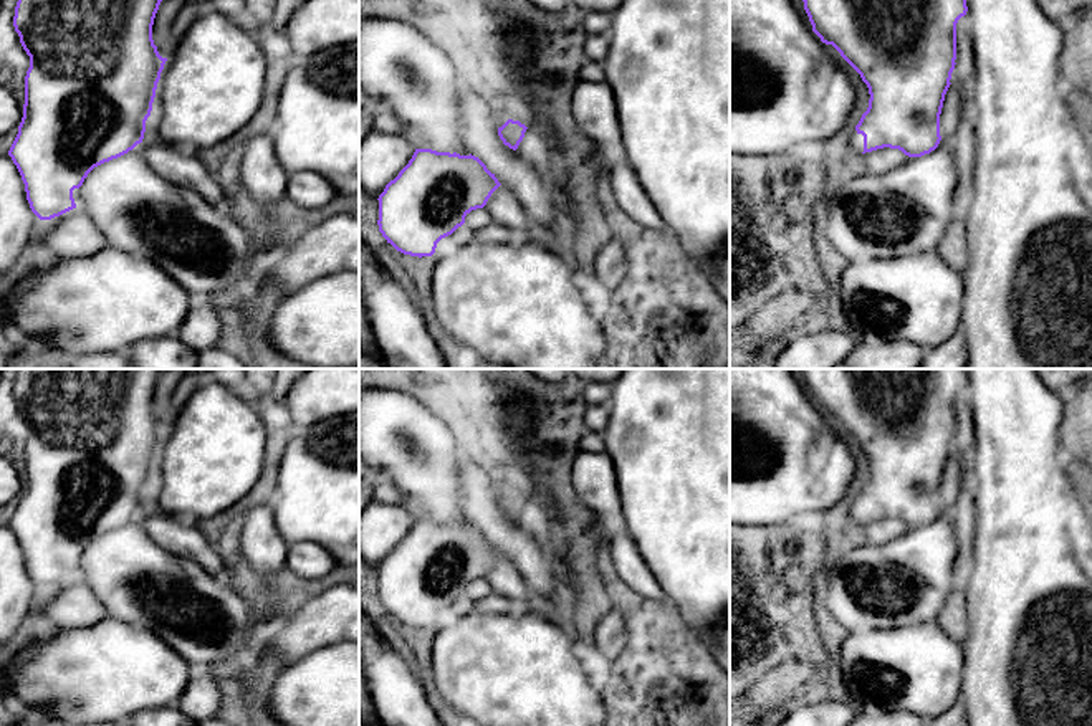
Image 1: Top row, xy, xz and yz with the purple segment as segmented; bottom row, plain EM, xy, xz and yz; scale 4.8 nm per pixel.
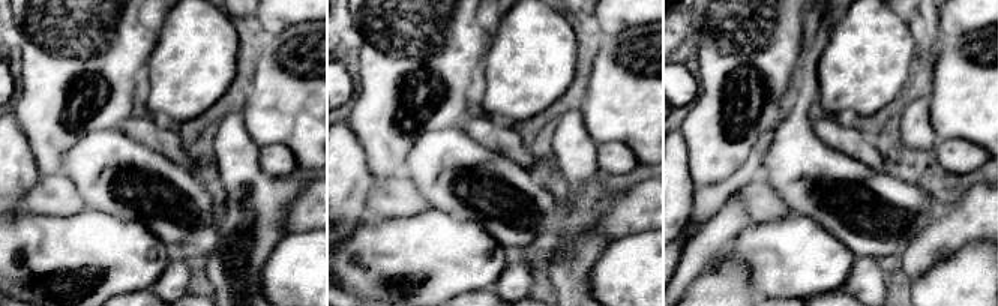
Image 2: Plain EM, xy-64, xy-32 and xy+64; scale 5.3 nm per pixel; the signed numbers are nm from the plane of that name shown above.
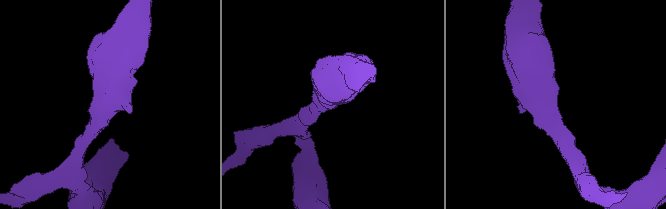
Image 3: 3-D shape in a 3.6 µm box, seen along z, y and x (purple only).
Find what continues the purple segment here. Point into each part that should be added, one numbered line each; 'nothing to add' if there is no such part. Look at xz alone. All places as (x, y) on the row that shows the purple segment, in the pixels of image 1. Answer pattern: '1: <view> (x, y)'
1: xz (523, 113)

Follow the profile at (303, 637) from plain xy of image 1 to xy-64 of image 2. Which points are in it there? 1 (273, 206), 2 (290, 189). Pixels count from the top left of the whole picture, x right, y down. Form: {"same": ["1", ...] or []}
{"same": []}

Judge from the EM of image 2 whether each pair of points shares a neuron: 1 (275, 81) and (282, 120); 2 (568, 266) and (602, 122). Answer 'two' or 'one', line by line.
1: one
2: two

